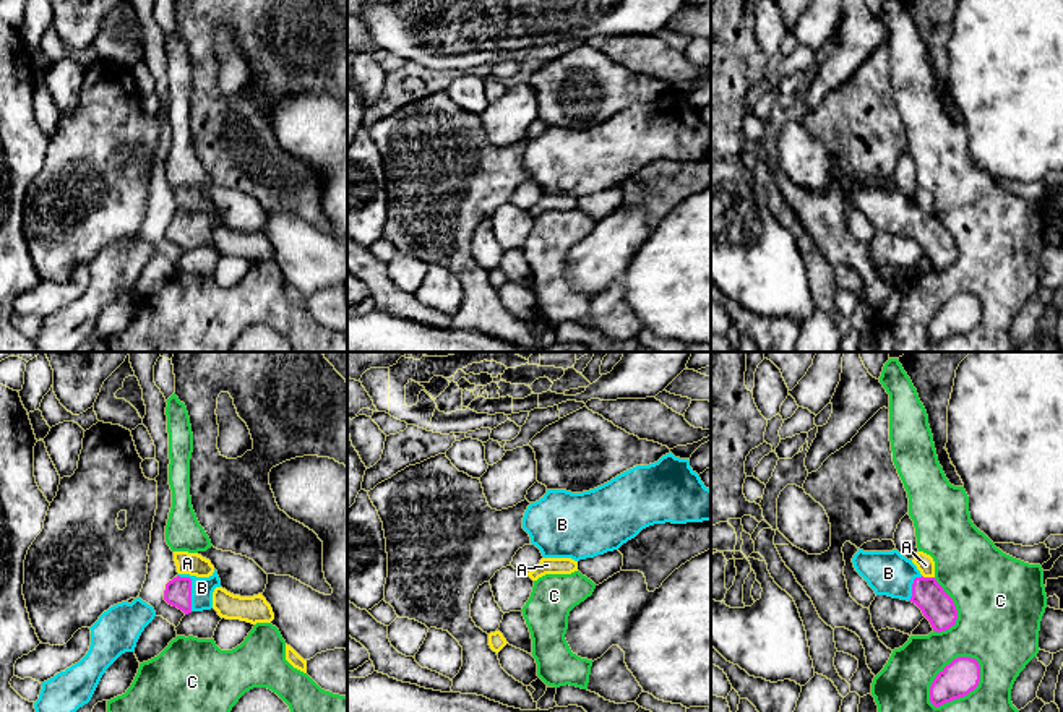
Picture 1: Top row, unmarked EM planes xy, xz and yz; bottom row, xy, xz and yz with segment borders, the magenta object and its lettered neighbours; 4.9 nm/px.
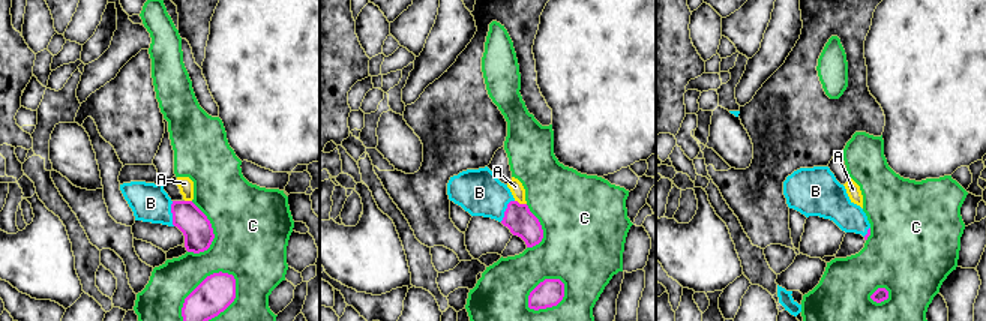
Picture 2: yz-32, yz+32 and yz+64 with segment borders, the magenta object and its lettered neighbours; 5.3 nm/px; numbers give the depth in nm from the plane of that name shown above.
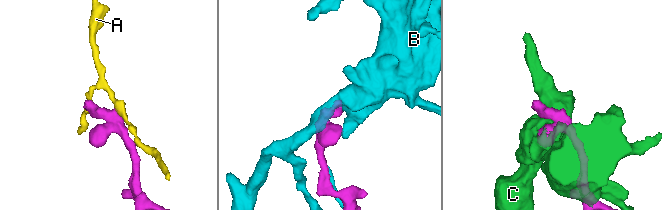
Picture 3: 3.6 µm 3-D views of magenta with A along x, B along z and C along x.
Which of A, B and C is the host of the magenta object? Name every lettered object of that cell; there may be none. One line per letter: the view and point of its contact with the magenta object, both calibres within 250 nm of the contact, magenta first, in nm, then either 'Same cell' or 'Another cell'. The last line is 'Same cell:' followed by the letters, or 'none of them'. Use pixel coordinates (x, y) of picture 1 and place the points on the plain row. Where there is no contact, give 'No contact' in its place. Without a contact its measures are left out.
A: Touches magenta at yz (929, 214). Thickness 160 nm (magenta) against 90 nm. Another cell
B: Touches magenta at xy (190, 226). Thickness 130 nm (magenta) against 110 nm. Same cell
C: Touches magenta at yz (969, 328). Thickness 170 nm (magenta) against 280 nm. Another cell
Same cell: B

